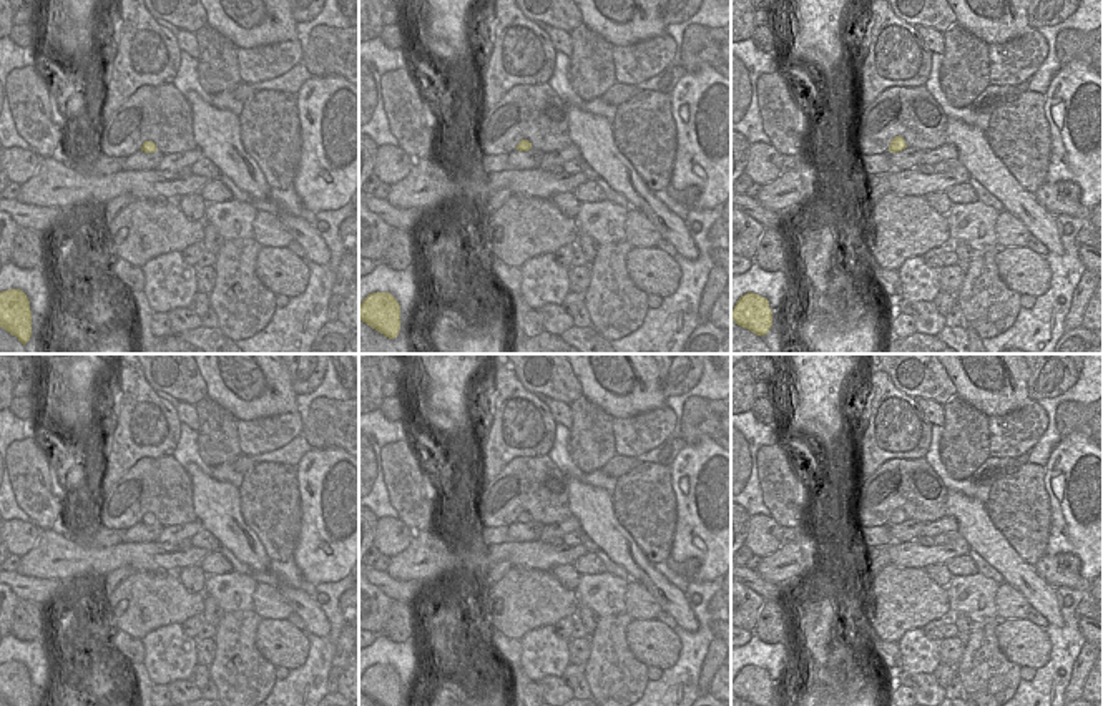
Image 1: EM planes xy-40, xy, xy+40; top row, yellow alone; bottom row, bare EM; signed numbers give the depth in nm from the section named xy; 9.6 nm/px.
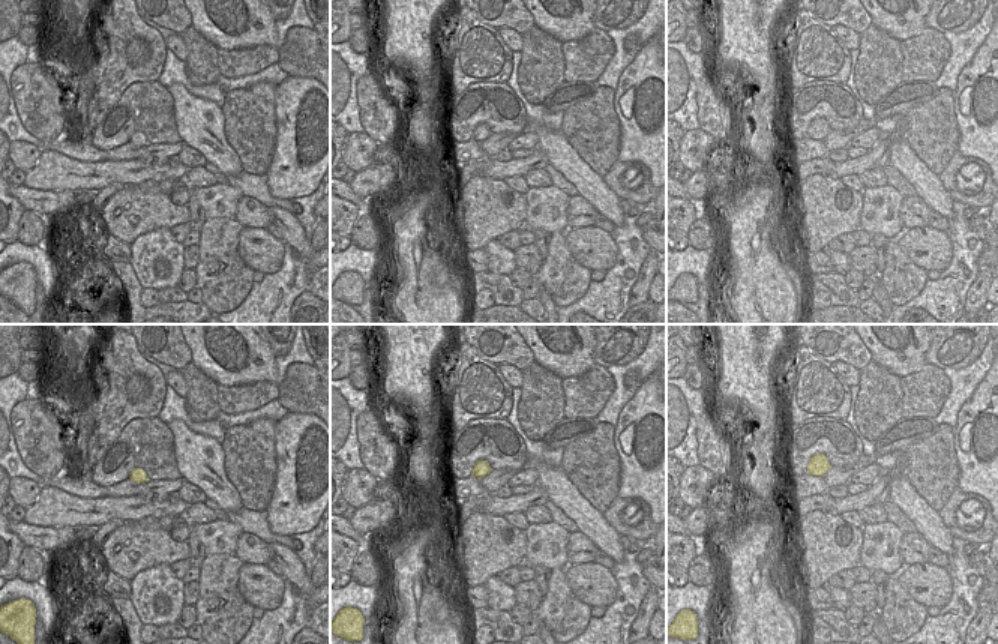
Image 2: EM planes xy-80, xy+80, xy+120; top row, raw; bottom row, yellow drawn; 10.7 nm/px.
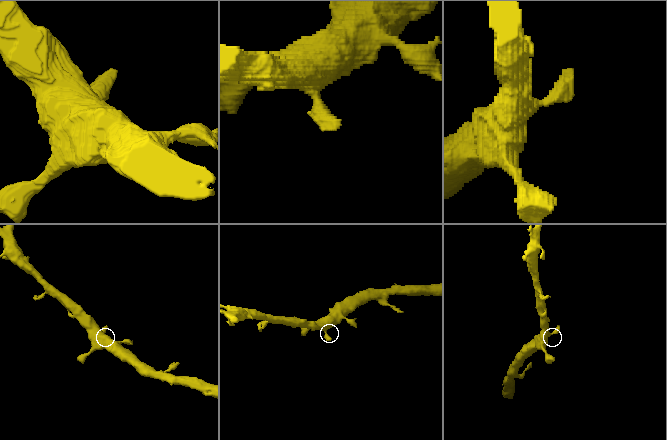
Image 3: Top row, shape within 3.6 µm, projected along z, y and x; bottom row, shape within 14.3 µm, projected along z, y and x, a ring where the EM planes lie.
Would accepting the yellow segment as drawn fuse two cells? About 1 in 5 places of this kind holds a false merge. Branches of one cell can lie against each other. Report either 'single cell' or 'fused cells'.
single cell

